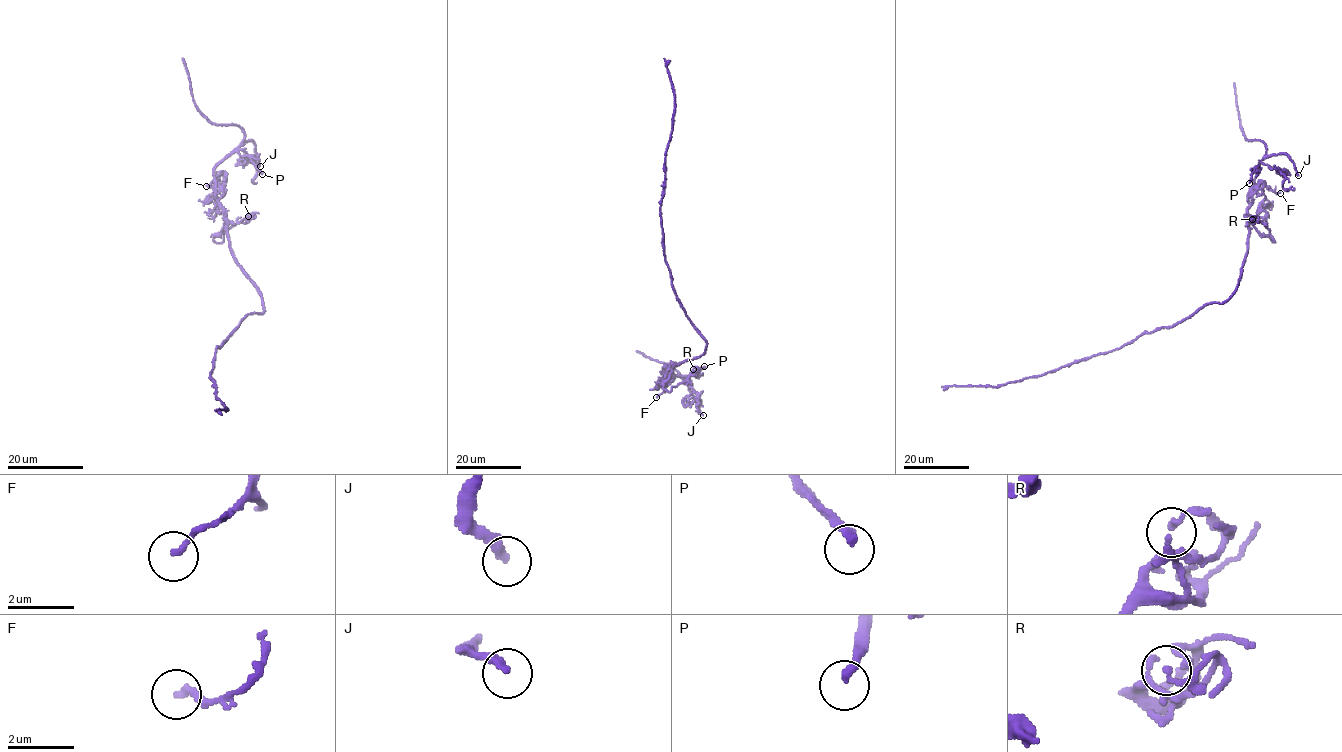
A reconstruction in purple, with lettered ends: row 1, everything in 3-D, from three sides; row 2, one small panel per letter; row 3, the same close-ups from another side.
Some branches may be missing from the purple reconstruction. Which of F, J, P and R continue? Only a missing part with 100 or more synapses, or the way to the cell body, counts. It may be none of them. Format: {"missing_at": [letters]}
{"missing_at": []}

